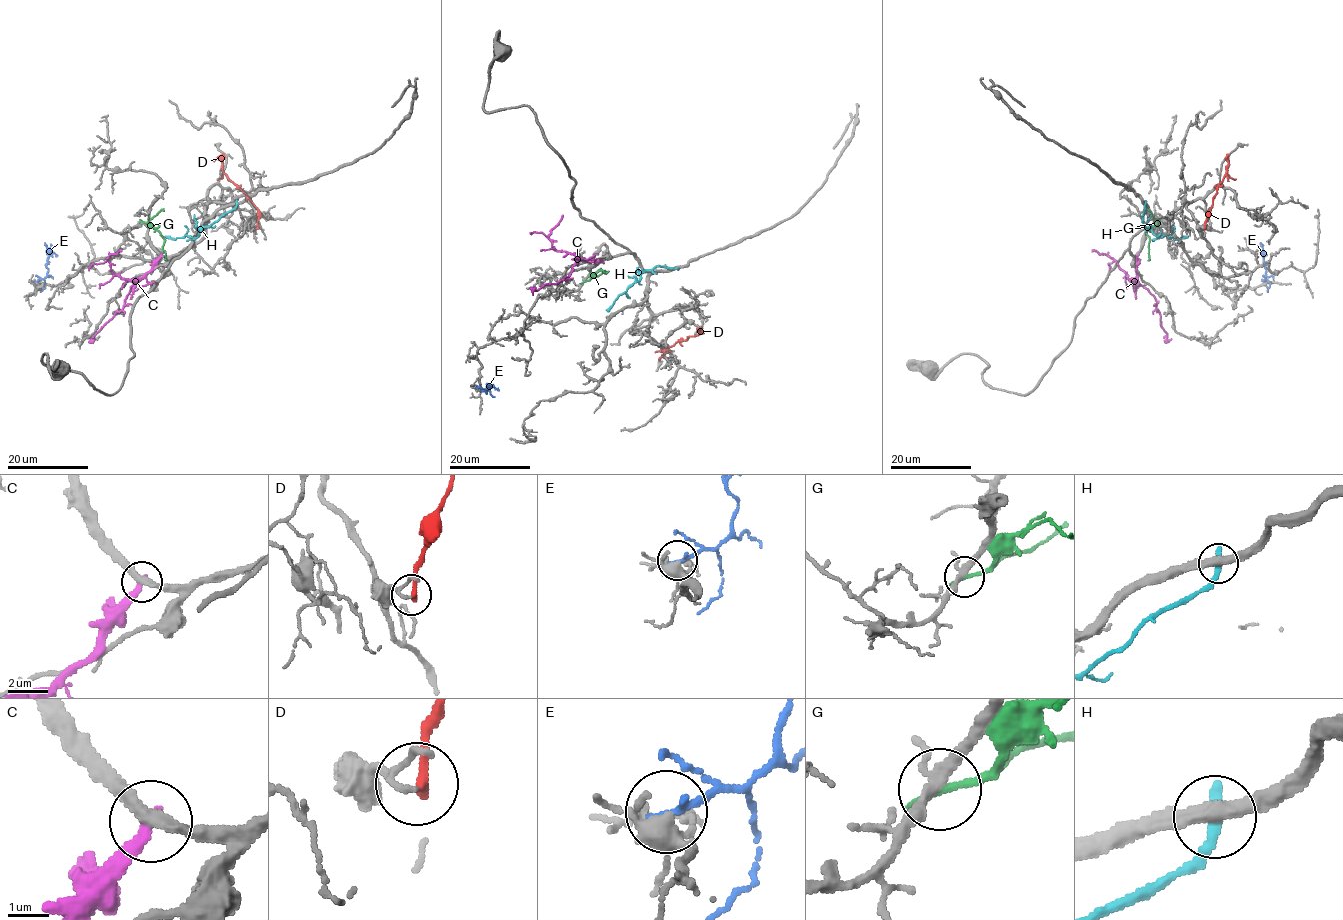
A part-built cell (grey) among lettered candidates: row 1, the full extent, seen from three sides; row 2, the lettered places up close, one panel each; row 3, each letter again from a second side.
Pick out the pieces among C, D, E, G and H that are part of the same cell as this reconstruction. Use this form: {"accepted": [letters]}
{"accepted": []}

